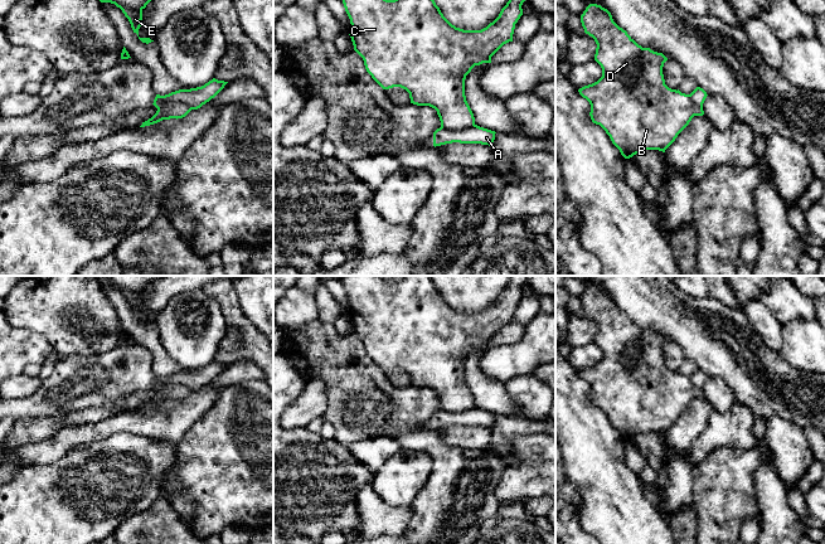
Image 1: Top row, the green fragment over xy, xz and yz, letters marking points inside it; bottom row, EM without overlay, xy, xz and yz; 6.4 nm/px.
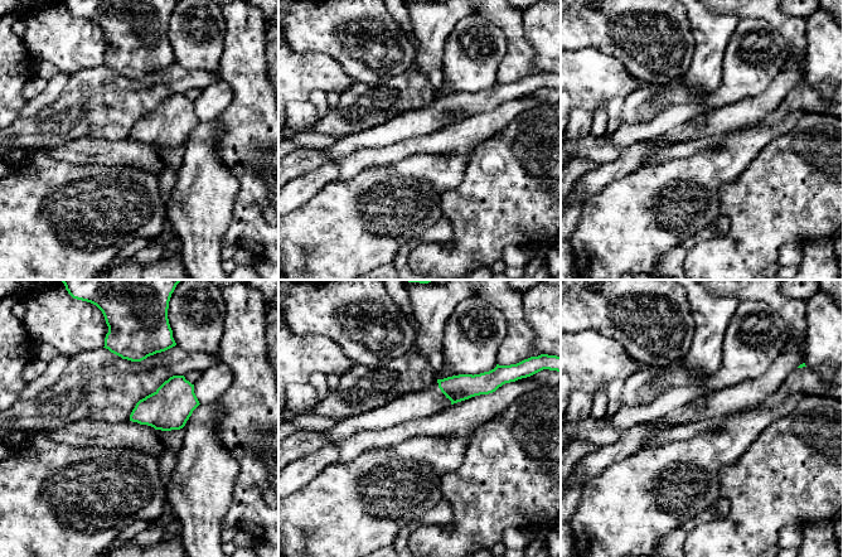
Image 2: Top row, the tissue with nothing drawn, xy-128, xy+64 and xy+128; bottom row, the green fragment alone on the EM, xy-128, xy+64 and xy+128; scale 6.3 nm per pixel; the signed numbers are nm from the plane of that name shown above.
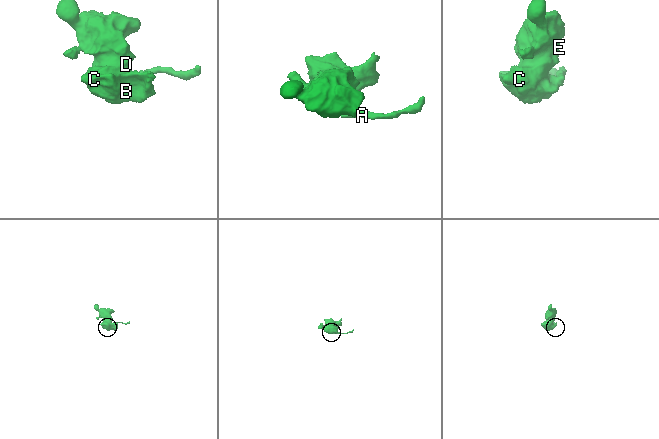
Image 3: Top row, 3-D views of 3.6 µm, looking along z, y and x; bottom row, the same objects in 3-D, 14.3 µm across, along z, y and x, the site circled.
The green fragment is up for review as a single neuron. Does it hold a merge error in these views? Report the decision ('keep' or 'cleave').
cleave

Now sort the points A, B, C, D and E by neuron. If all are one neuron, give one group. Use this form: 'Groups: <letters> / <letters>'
Groups: A / B C D E

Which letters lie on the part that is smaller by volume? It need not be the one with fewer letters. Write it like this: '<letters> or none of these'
A

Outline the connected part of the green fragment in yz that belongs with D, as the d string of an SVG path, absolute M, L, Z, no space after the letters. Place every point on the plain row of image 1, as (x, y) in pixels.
M589 286L581 297L581 305L597 326L595 343L602 350L597 364L578 371L591 387L592 404L606 413L625 441L646 432L665 434L695 398L689 377L665 366L663 349L668 340L639 327L601 287Z

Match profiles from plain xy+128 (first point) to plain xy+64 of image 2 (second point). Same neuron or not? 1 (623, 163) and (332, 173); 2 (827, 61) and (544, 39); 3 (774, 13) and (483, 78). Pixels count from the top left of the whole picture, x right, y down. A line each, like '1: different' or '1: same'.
1: same
2: same
3: different

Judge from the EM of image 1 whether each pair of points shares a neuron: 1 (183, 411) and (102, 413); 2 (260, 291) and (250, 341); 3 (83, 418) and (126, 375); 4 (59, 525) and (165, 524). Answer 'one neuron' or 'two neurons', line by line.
1: two neurons
2: two neurons
3: two neurons
4: two neurons

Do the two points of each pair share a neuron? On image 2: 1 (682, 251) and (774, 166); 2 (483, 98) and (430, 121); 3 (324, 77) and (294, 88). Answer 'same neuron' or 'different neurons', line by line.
1: different neurons
2: same neuron
3: same neuron

